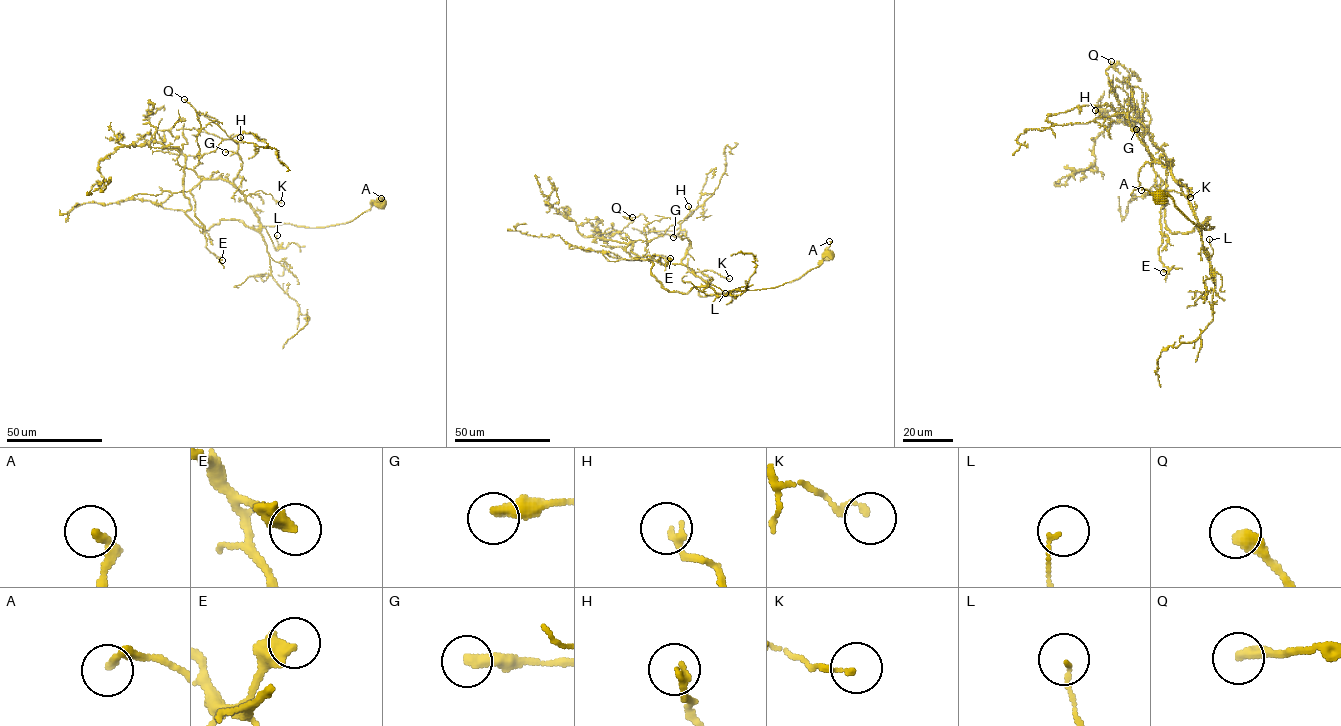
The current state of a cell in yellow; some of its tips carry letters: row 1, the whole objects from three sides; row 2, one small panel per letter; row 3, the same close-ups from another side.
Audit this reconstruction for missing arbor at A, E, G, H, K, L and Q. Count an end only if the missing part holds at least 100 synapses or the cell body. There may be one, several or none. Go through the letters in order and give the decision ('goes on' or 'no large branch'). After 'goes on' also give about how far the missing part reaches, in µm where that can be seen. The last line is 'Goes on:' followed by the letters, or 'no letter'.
A: no large branch
E: no large branch
G: no large branch
H: no large branch
K: no large branch
L: no large branch
Q: no large branch
Goes on: no letter

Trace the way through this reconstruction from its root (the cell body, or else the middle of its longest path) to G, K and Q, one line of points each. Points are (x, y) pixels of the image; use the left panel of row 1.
G: (380, 202), (338, 224), (251, 228), (257, 229), (259, 219), (233, 183), (242, 160), (225, 152)
K: (380, 202), (338, 224), (257, 229), (259, 219), (247, 195), (262, 190), (281, 203)
Q: (380, 202), (338, 224), (251, 228), (259, 219), (244, 196), (194, 170), (201, 124), (184, 99)

